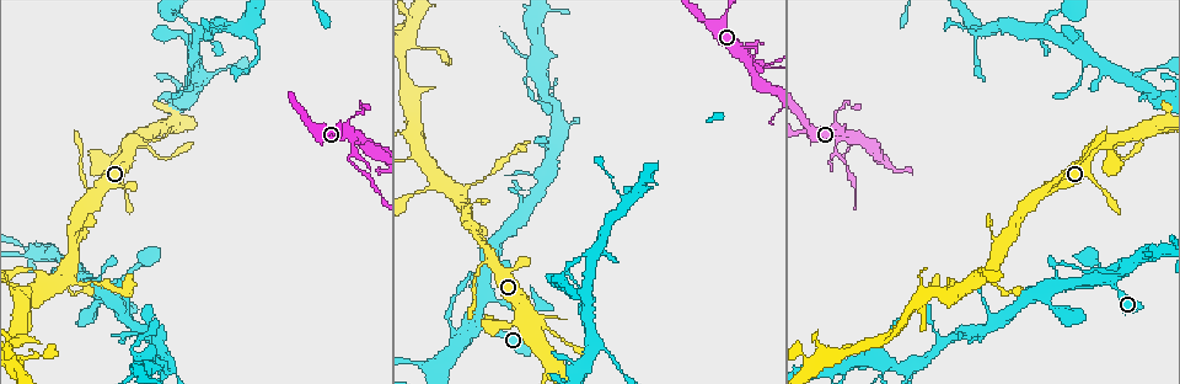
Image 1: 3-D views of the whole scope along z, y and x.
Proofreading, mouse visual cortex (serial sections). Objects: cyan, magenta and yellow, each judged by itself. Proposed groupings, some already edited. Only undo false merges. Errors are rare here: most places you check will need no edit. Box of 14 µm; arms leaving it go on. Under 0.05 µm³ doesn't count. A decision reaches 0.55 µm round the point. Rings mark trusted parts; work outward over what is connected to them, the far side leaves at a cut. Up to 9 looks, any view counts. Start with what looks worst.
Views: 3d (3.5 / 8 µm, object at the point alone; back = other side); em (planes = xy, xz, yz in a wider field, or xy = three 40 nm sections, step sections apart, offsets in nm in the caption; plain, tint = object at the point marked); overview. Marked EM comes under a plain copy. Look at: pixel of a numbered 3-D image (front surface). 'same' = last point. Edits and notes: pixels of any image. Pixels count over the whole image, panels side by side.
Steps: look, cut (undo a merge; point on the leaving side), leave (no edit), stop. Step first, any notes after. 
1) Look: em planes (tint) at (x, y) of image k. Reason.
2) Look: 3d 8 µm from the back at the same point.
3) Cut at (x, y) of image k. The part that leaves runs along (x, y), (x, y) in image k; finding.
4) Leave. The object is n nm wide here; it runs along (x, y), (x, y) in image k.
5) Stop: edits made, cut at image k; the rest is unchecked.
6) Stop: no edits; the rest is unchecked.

Look: 3d 3.5 µm at (347, 160) of image 1. Abrupt turn.

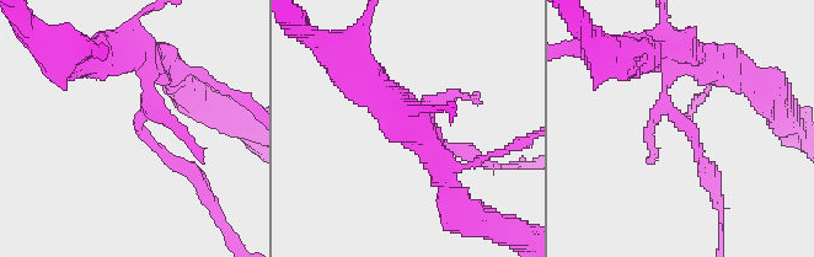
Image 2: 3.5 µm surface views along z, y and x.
Look: em xy step 3 (tint) at (135, 127) of image 2.

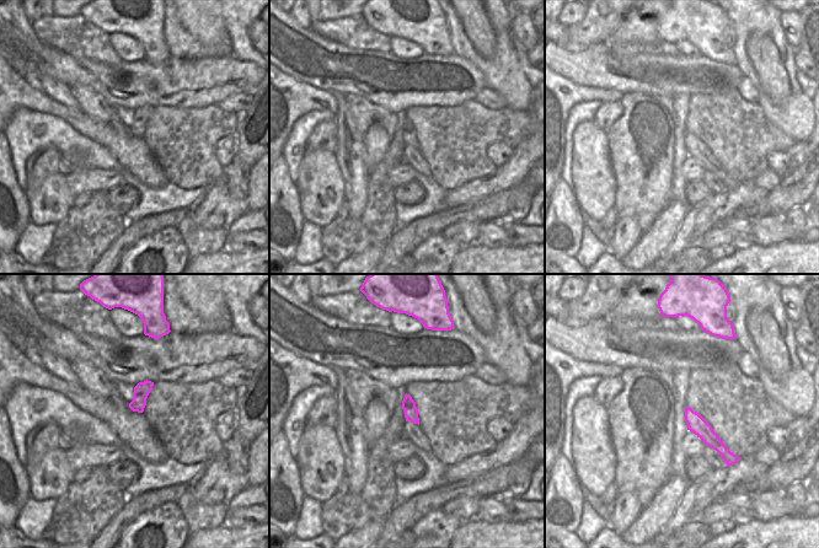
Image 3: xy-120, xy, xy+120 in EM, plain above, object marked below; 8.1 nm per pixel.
Leave. It runs along (688, 410), (695, 423), (726, 456) in image 3; continuous, no second cell.

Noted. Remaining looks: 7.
Look: em xy step 3 (tint) at (1049, 187) of image 1. Three-way junction.

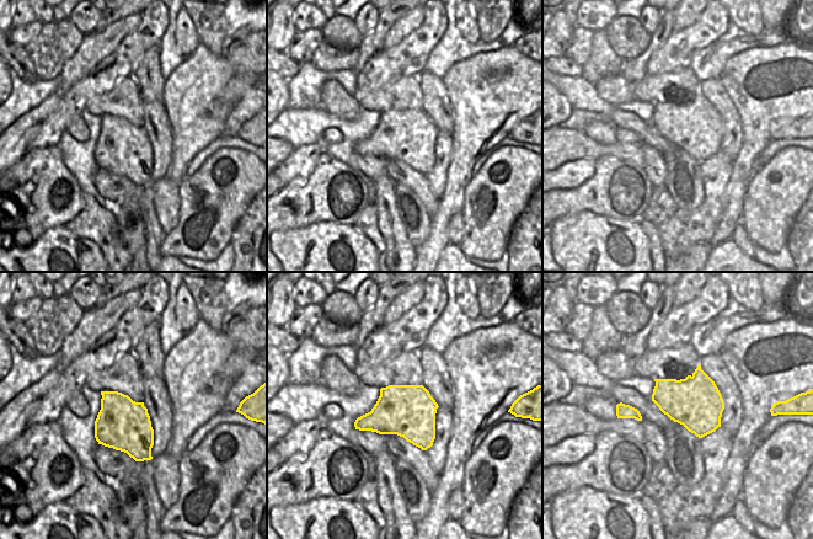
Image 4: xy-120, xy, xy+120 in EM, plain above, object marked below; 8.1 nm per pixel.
Look: 3d 3.5 µm at the same point.

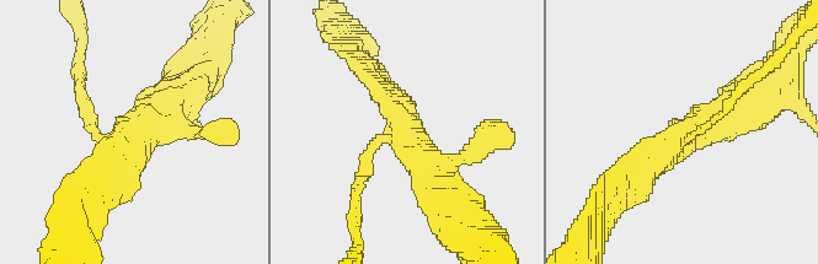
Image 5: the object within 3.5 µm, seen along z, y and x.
Leave. It runs along (443, 201), (428, 157), (375, 82) in image 5; continuous, no second cell.

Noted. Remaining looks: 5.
Look: 3d 3.5 µm at (63, 279) of image 1. Branch point.

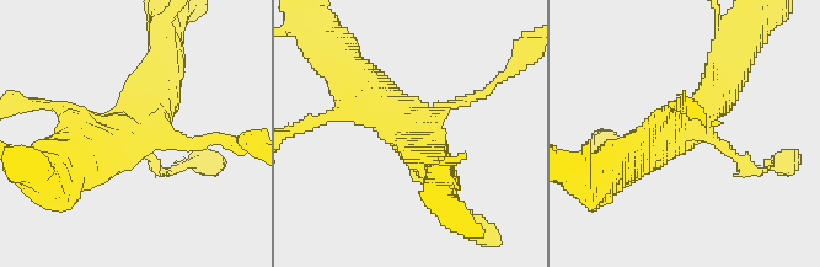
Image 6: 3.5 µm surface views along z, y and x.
Look: em xy step 3 (tint) at (143, 124) of image 6.

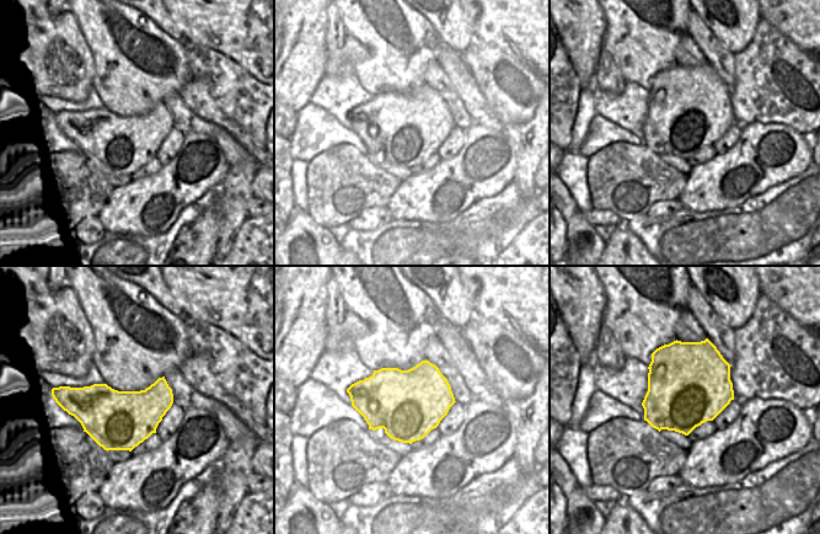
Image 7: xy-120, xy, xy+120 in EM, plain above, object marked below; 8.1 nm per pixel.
Leave. The object is 550 nm wide here; it runs along (738, 60), (693, 128), (639, 151) in image 6; continuous, no second cell.

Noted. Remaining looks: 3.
Look: 3d 3.5 µm at (416, 46) of image 1.

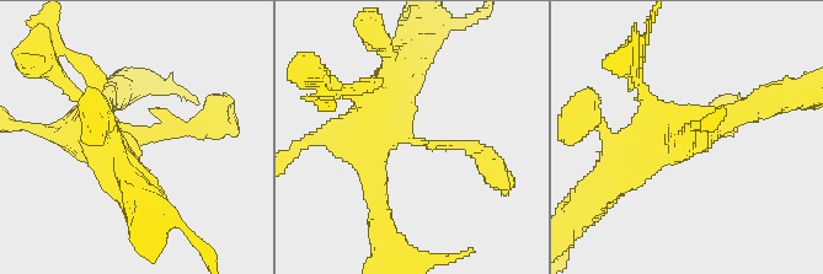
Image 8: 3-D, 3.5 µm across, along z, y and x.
Look: em xy step 2 (tint) at (406, 134) of image 8. 4 arms meet here; the arms are 100, 200, 350, 500 nm wide.

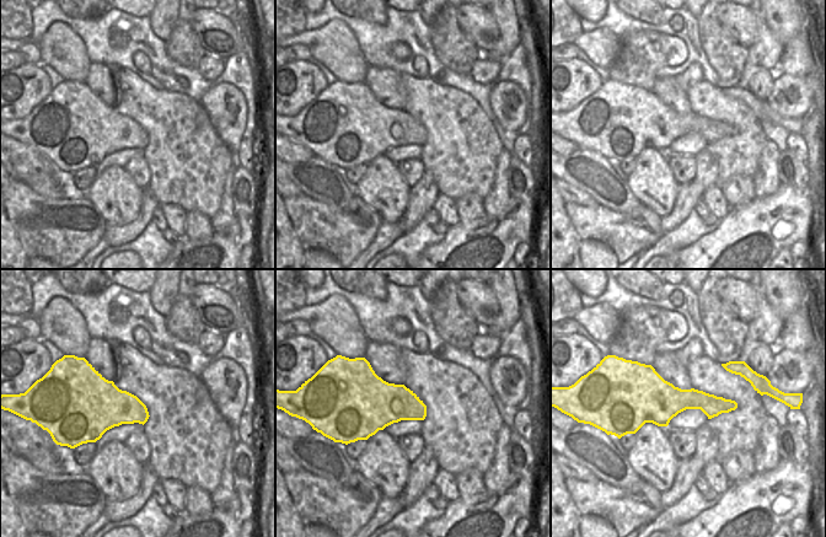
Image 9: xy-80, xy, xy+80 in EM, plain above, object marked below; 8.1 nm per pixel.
Leave. It runs along (373, 164), (373, 123), (426, 145), (479, 151) in image 8; one cell here.

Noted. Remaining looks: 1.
Stop: no edits; the rest is unchecked.

